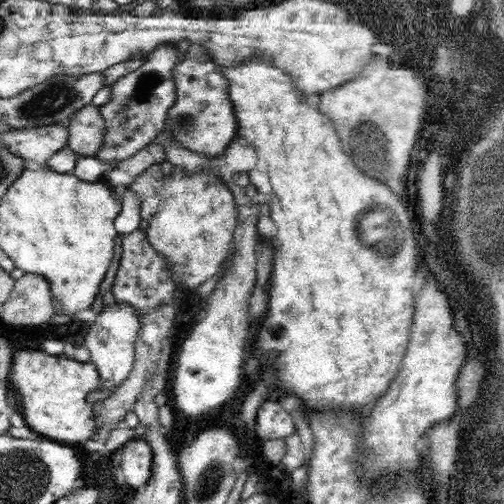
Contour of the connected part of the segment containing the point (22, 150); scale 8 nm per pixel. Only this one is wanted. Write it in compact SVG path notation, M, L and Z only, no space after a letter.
M64 121L51 126L12 129L2 133L1 136L4 137L4 142L12 152L23 156L25 160L32 162L36 167L44 167L51 156L54 156L69 144L70 123L69 121Z

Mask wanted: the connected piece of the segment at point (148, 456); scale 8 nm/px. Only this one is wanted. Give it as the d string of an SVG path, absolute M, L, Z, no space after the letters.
M132 438L120 448L122 451L122 476L124 484L137 493L150 484L154 474L154 453L144 438Z

